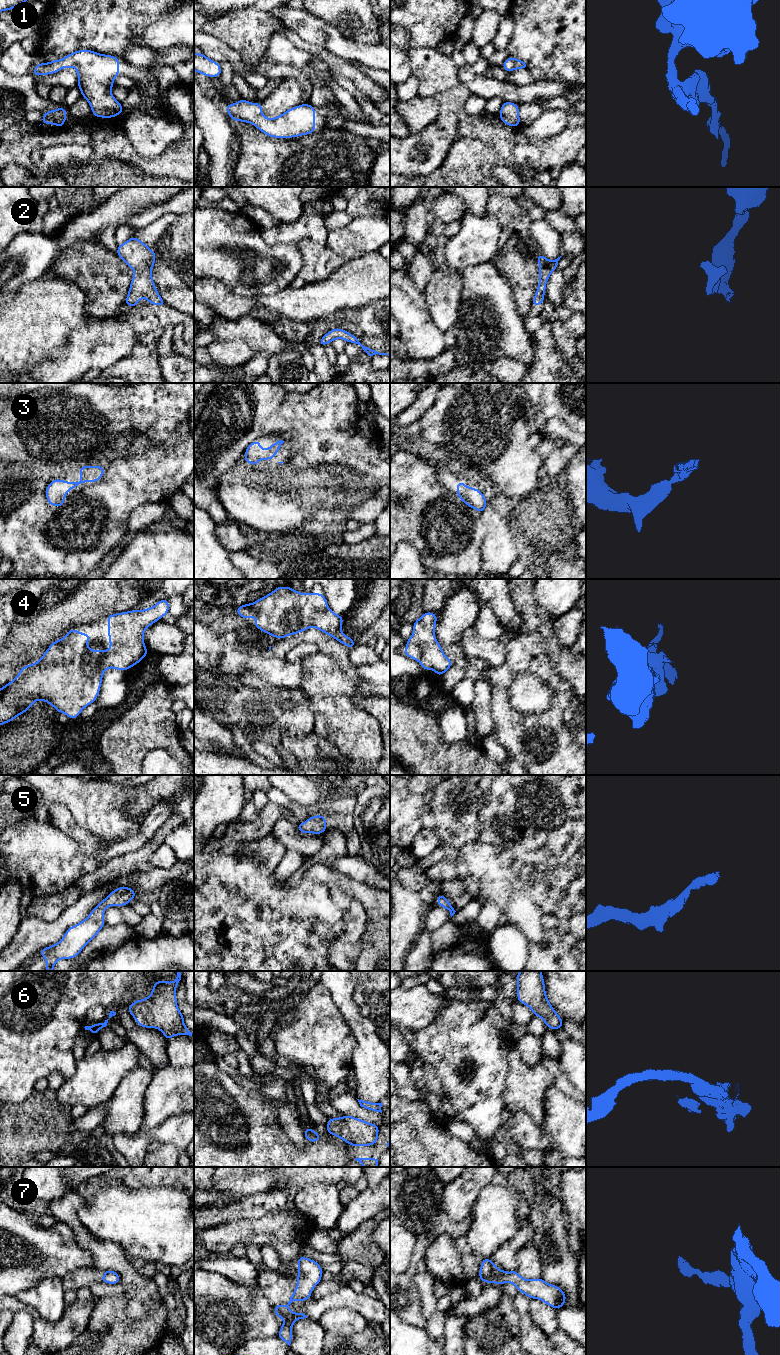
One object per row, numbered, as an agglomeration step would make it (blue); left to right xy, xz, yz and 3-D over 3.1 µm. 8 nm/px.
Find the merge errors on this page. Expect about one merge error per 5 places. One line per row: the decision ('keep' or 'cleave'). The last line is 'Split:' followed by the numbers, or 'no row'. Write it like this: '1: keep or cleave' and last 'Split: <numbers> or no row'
1: keep
2: keep
3: keep
4: keep
5: keep
6: keep
7: keep
Split: no row

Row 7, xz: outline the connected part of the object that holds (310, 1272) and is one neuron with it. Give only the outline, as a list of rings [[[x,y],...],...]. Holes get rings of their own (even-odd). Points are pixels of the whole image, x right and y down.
[[[303,1256],[298,1258],[297,1264],[299,1269],[297,1275],[297,1287],[294,1289],[290,1301],[286,1306],[283,1304],[274,1306],[276,1316],[285,1320],[277,1336],[289,1346],[293,1337],[292,1326],[294,1322],[298,1319],[307,1318],[307,1316],[301,1312],[293,1313],[289,1309],[289,1305],[293,1301],[306,1301],[310,1299],[311,1292],[315,1286],[321,1282],[321,1277],[324,1272],[318,1262]]]

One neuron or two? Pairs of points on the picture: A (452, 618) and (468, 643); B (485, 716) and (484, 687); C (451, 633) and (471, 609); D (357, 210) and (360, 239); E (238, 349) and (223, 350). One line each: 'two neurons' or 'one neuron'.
A: two neurons
B: one neuron
C: one neuron
D: two neurons
E: one neuron

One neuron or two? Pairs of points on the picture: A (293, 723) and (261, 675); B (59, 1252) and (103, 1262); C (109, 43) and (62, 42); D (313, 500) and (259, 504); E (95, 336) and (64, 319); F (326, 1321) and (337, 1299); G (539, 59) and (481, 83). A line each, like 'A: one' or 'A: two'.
A: two
B: two
C: one
D: two
E: two
F: two
G: two

